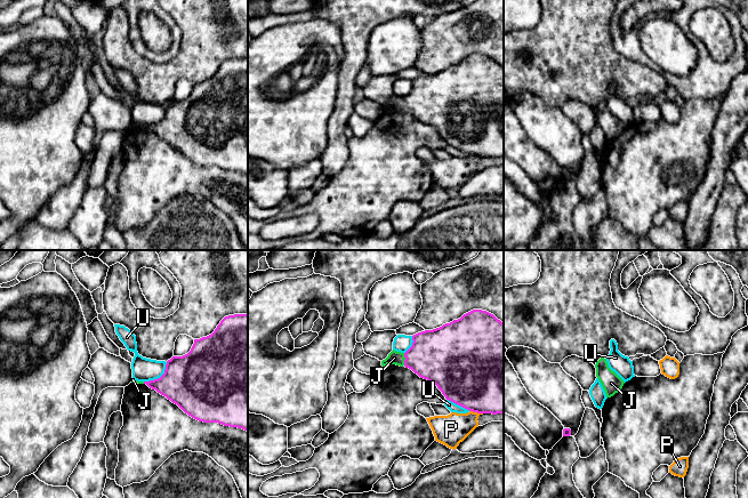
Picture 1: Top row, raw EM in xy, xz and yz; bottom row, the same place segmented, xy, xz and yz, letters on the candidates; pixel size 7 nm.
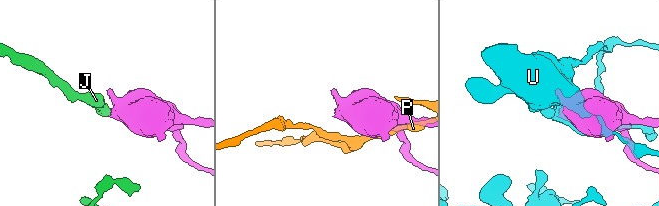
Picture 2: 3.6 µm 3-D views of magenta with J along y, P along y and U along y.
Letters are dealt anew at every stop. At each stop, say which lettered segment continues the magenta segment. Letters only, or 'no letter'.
J

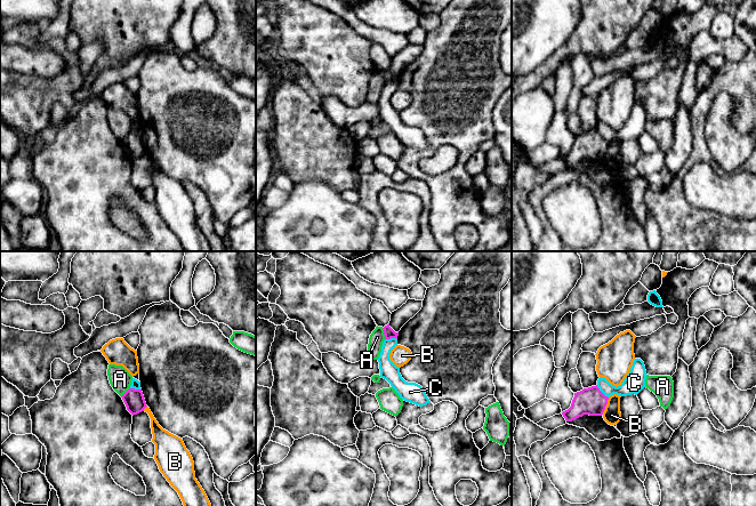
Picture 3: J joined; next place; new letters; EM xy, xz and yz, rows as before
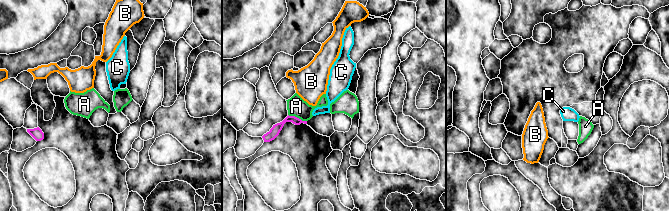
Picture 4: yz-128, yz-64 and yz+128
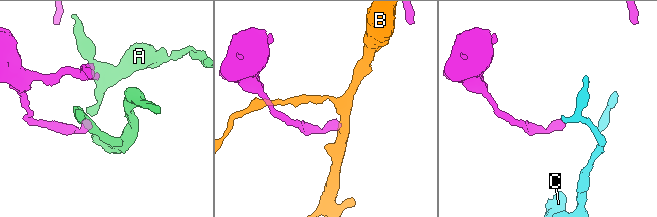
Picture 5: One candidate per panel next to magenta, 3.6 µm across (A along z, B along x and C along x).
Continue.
no letter

